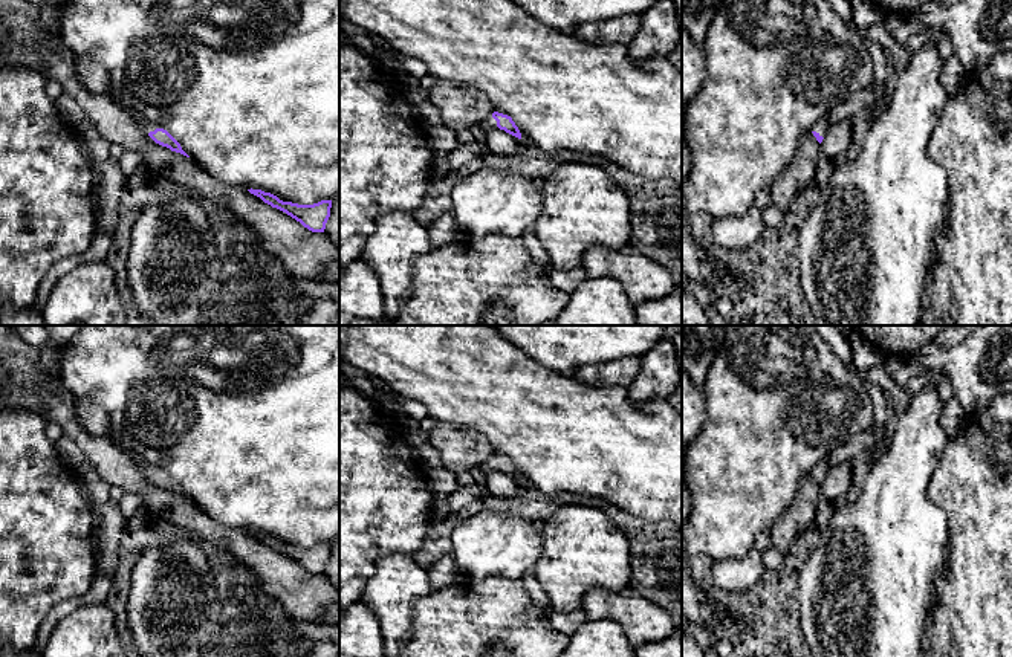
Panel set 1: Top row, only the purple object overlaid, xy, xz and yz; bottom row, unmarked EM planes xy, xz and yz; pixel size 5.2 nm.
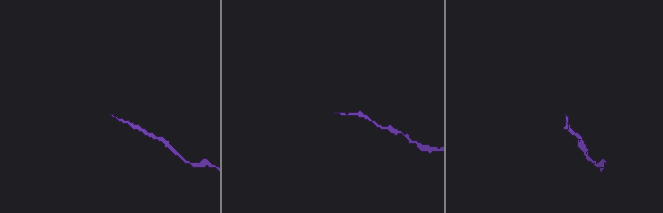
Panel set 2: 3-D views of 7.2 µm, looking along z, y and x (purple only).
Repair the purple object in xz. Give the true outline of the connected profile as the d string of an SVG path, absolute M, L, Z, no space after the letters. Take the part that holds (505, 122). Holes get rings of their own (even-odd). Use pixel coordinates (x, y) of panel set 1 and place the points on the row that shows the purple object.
M494 112L491 116L488 116L482 124L480 124L480 130L482 133L485 133L486 130L491 128L500 128L504 130L506 133L521 139L521 133L518 130L518 127L515 125L515 122L512 121L511 116Z

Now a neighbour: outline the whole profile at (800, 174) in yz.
M812 130L803 133L798 151L784 173L774 180L769 196L781 209L787 211L792 200L806 188L813 186L816 162L821 156L821 144Z

